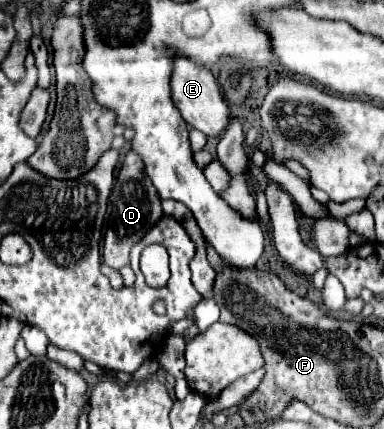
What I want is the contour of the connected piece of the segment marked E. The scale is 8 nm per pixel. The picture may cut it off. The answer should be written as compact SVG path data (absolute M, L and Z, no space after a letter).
M176 55L172 61L174 61L172 63L172 77L170 77L172 101L178 107L178 111L182 113L182 119L190 127L202 131L206 137L220 137L224 133L224 129L228 127L232 115L230 115L228 103L220 95L214 75L206 67L194 63L190 57Z

